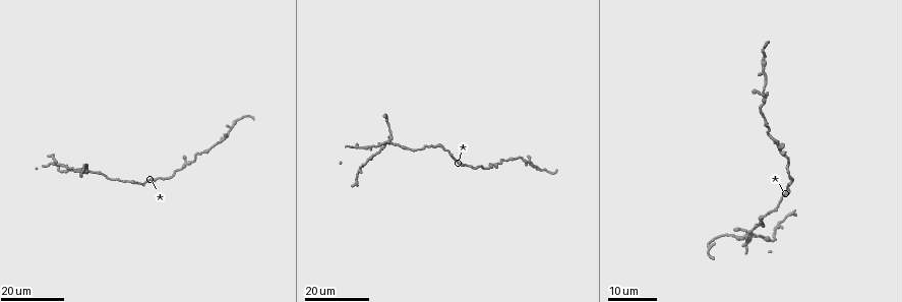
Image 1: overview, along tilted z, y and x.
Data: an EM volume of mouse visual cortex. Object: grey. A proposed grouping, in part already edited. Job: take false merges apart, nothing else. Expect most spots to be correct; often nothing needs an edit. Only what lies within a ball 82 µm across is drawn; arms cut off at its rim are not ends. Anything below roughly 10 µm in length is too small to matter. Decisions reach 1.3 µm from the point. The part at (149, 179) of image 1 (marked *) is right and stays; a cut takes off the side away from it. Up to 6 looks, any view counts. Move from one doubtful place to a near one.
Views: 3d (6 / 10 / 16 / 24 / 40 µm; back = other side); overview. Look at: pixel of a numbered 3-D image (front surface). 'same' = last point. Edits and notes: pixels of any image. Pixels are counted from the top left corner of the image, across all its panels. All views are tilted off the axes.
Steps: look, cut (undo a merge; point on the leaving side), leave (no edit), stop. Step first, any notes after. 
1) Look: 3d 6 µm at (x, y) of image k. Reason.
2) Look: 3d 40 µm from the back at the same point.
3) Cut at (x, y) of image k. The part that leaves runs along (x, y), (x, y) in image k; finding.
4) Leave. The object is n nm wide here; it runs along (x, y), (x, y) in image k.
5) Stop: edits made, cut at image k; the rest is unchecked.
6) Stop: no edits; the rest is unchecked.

Look: 3d 24 µm at (384, 141) of image 1. Four-way junction.

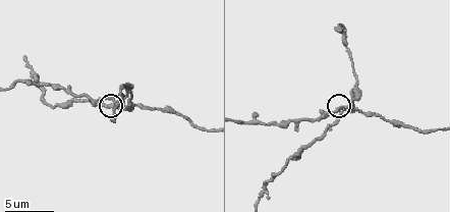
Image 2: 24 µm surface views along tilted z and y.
Look: 3d 10 µm at (342, 110) of image 2. Closer look.

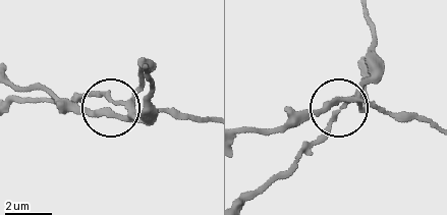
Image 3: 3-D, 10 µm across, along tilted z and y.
Cut at (151, 115) of image 3. The object is 230 nm wide here; the part that leaves runs along (357, 99), (338, 110), (290, 164), (242, 199) in image 3; a second neuron is stuck on.

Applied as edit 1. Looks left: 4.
Look: overview.

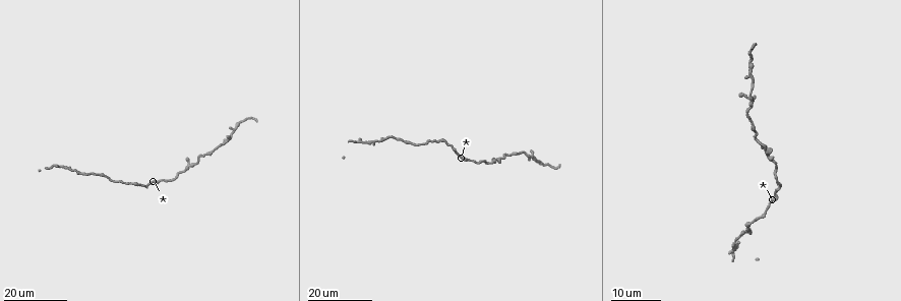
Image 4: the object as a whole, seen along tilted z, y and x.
Look: 3d 16 µm at (372, 140) of image 4. Side arm on a straight run.

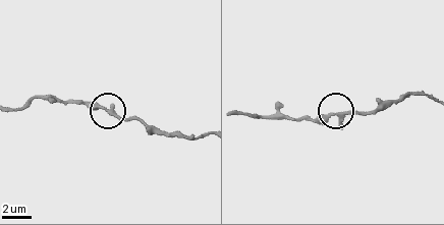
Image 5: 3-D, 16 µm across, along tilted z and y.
Look: 3d 6 µm at (110, 111) of image 5.

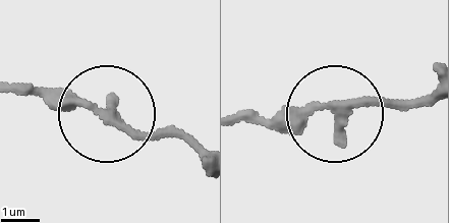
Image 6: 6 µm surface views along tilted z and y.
Leave. It runs along (194, 150), (165, 132), (126, 127), (88, 103), (9, 91) in image 6; continuous, no second neuron.

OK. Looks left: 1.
Stop: edits made, cut at image 3; the rest is unchecked.

